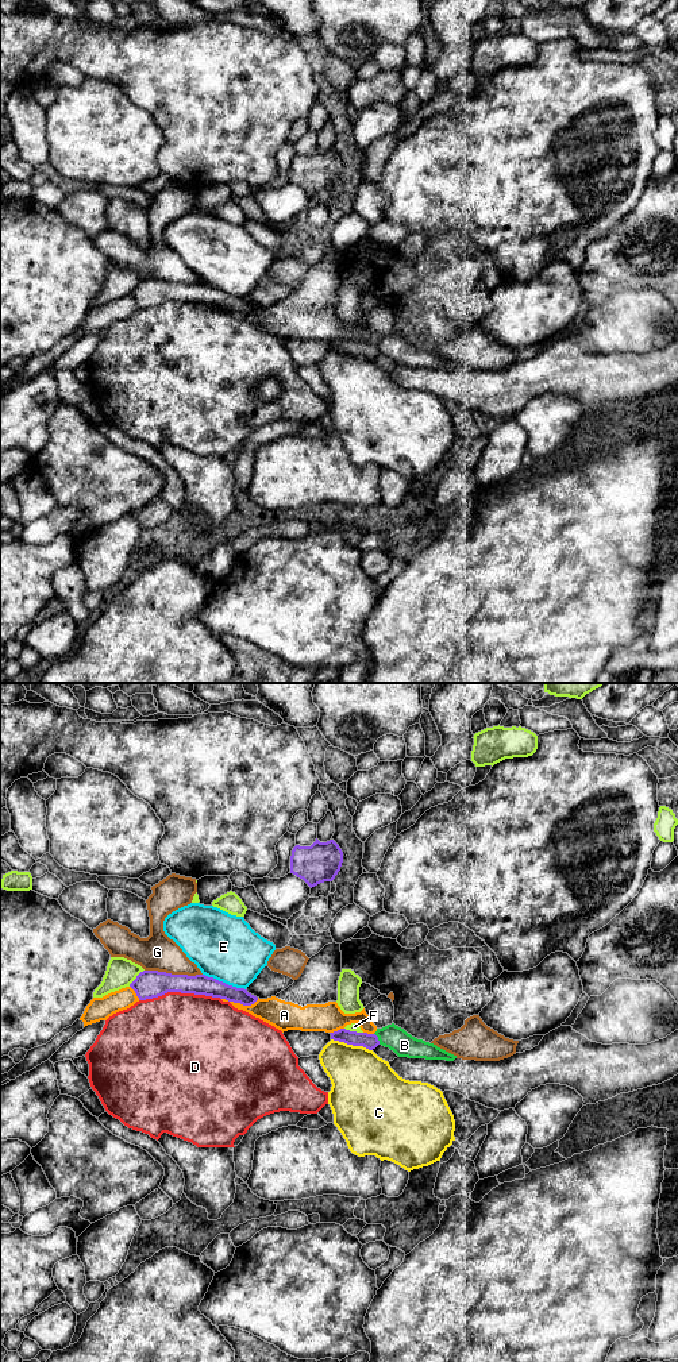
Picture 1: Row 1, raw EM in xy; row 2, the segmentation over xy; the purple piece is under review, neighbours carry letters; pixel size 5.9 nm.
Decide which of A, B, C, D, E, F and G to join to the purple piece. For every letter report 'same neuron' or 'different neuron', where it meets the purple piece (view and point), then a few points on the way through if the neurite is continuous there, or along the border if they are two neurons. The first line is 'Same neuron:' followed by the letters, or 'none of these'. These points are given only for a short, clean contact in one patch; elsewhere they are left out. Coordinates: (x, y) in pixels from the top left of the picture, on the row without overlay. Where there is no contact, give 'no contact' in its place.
Same neuron: none of these
A: different neuron | xy (241, 312)
B: different neuron | xy (377, 347) | along xy (374, 342), (380, 352)
C: different neuron | xy (351, 352) | along xy (331, 347), (339, 351), (362, 354), (372, 359)
D: different neuron | xy (180, 300)
E: different neuron | xy (224, 292)
F: different neuron | xy (354, 340)
G: different neuron | xy (173, 284)

